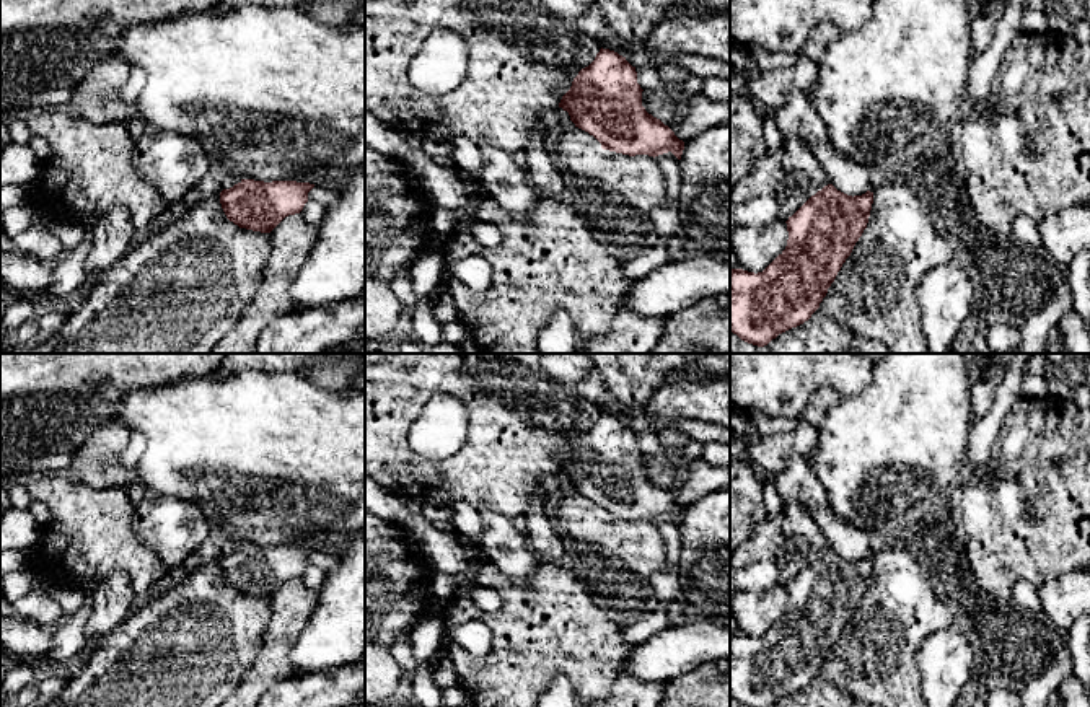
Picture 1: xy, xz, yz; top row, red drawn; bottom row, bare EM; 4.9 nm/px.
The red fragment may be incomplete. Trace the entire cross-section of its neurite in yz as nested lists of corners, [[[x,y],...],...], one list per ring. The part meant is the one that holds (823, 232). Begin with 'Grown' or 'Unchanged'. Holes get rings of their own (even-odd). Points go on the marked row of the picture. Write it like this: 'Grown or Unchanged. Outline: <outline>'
Unchanged. Outline: [[[833,184],[811,195],[785,222],[787,246],[763,272],[730,269],[730,331],[748,344],[764,347],[808,321],[867,228],[872,204],[873,192],[852,197]]]

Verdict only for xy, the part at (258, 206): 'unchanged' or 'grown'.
unchanged

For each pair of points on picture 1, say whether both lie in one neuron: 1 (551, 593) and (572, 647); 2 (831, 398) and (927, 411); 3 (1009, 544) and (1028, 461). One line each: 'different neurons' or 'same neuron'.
1: same neuron
2: different neurons
3: same neuron

